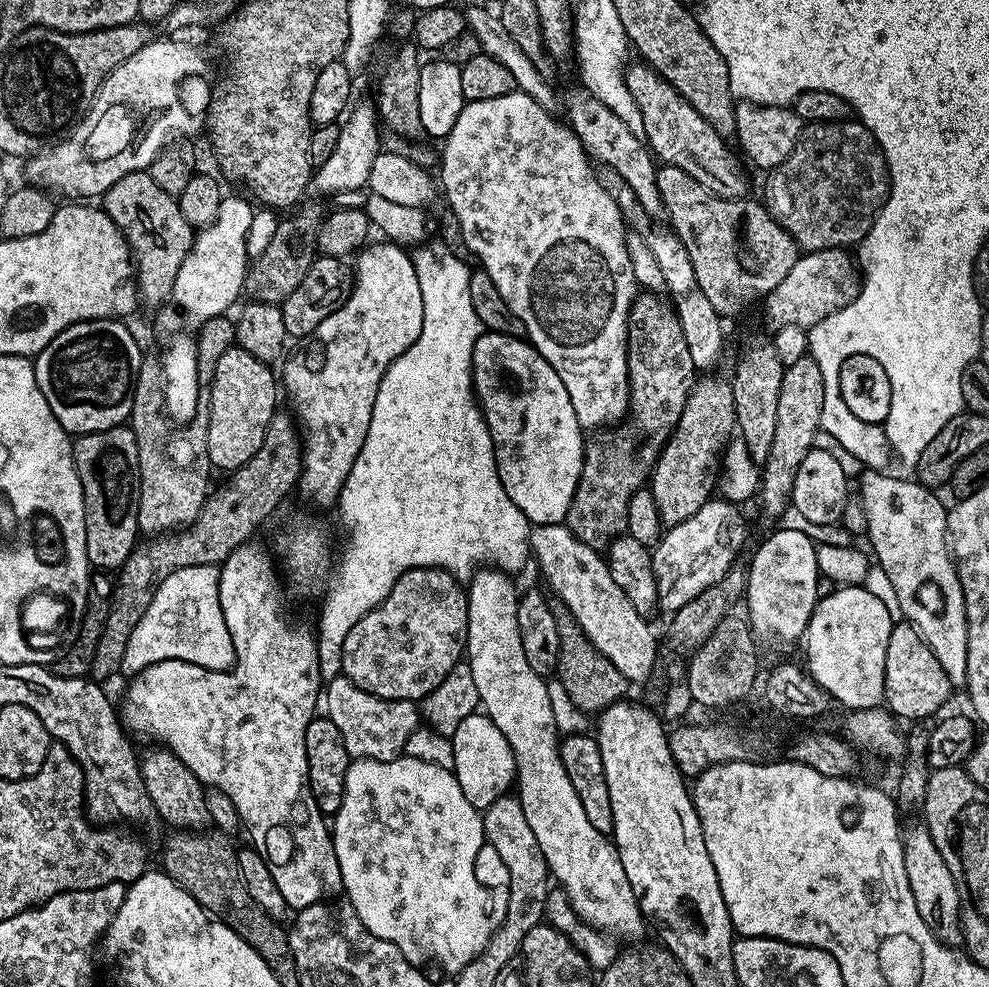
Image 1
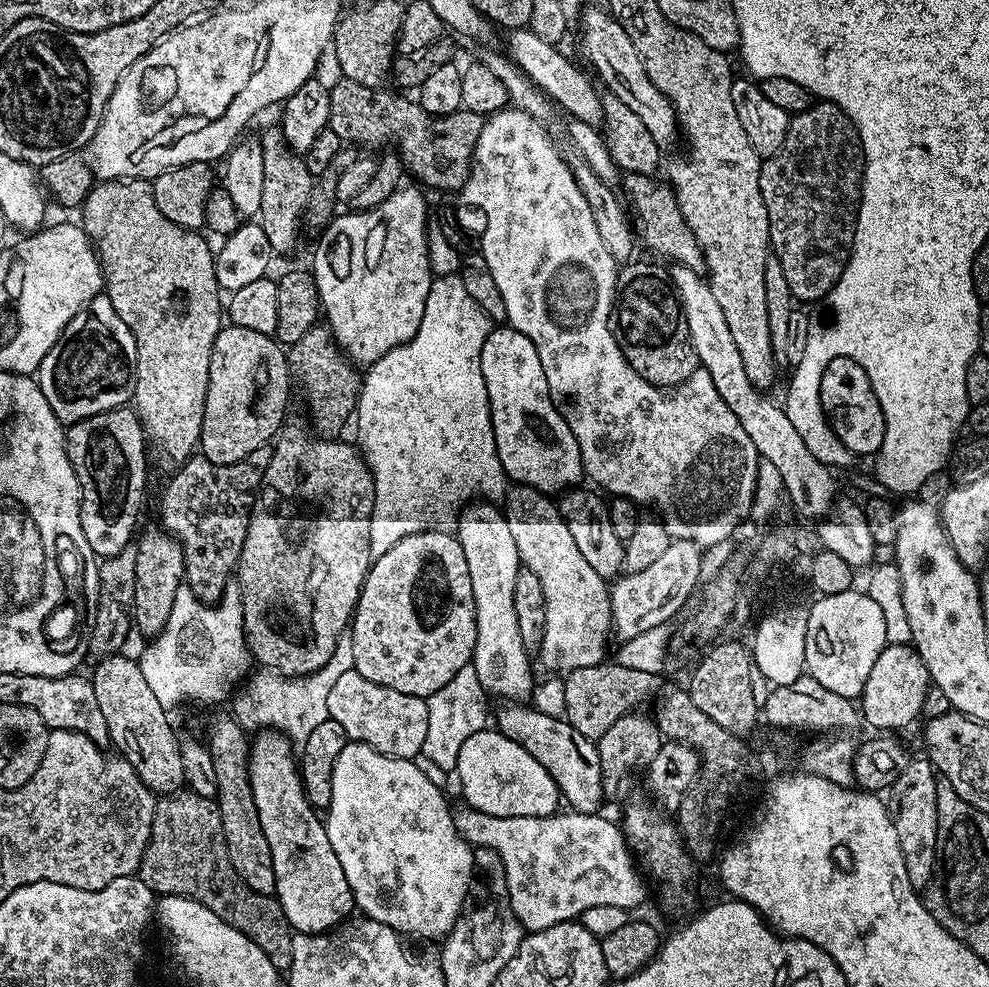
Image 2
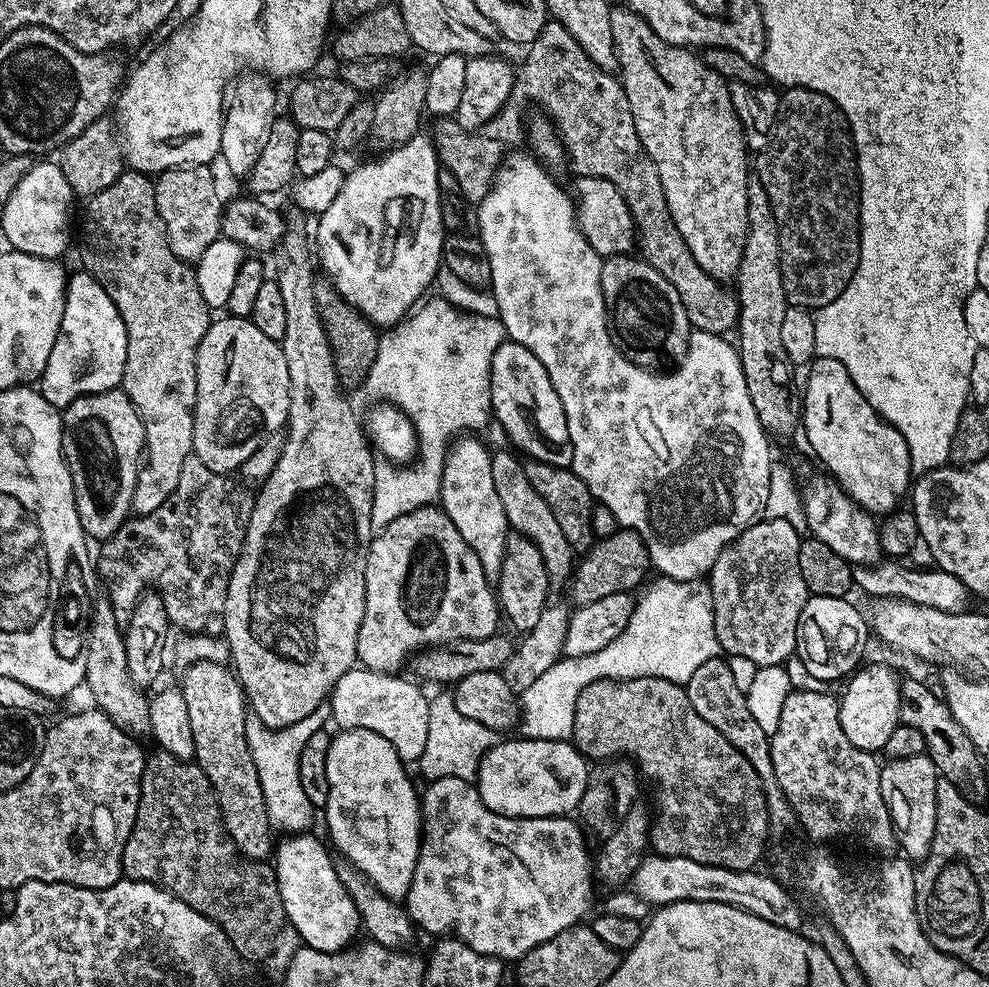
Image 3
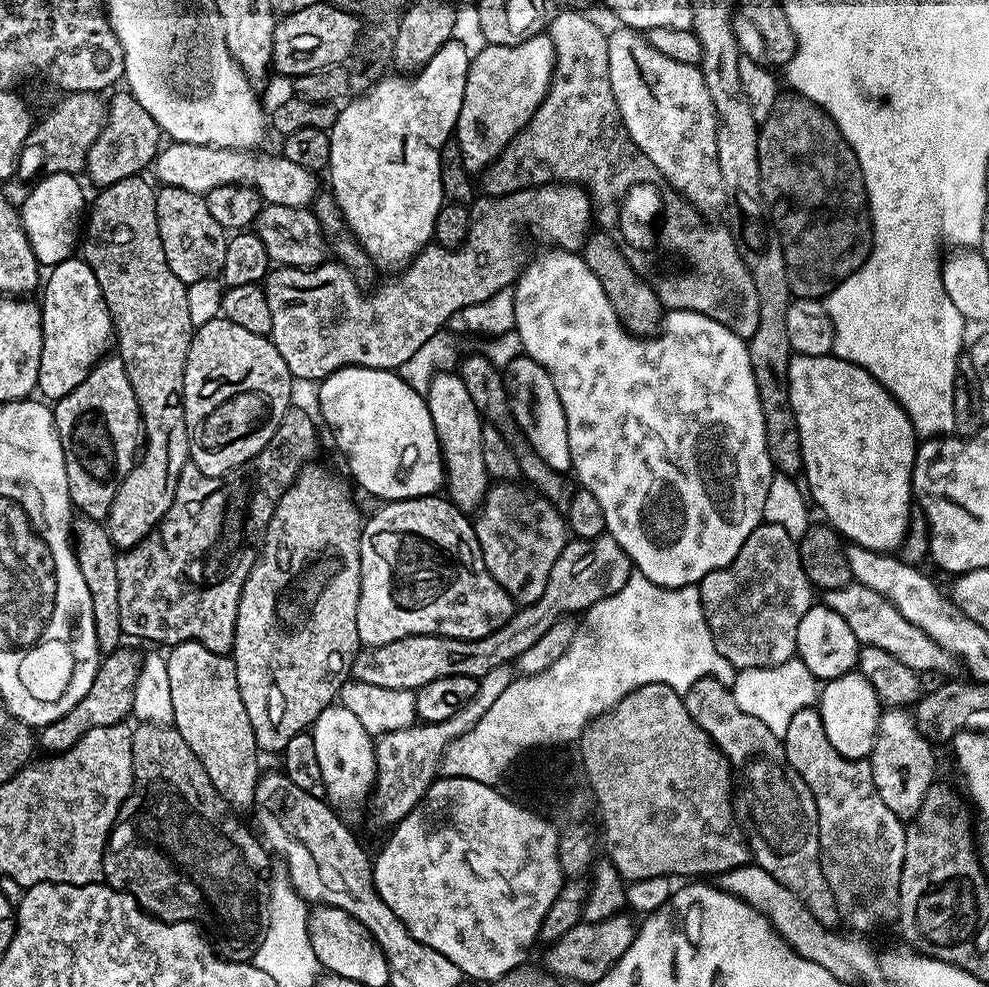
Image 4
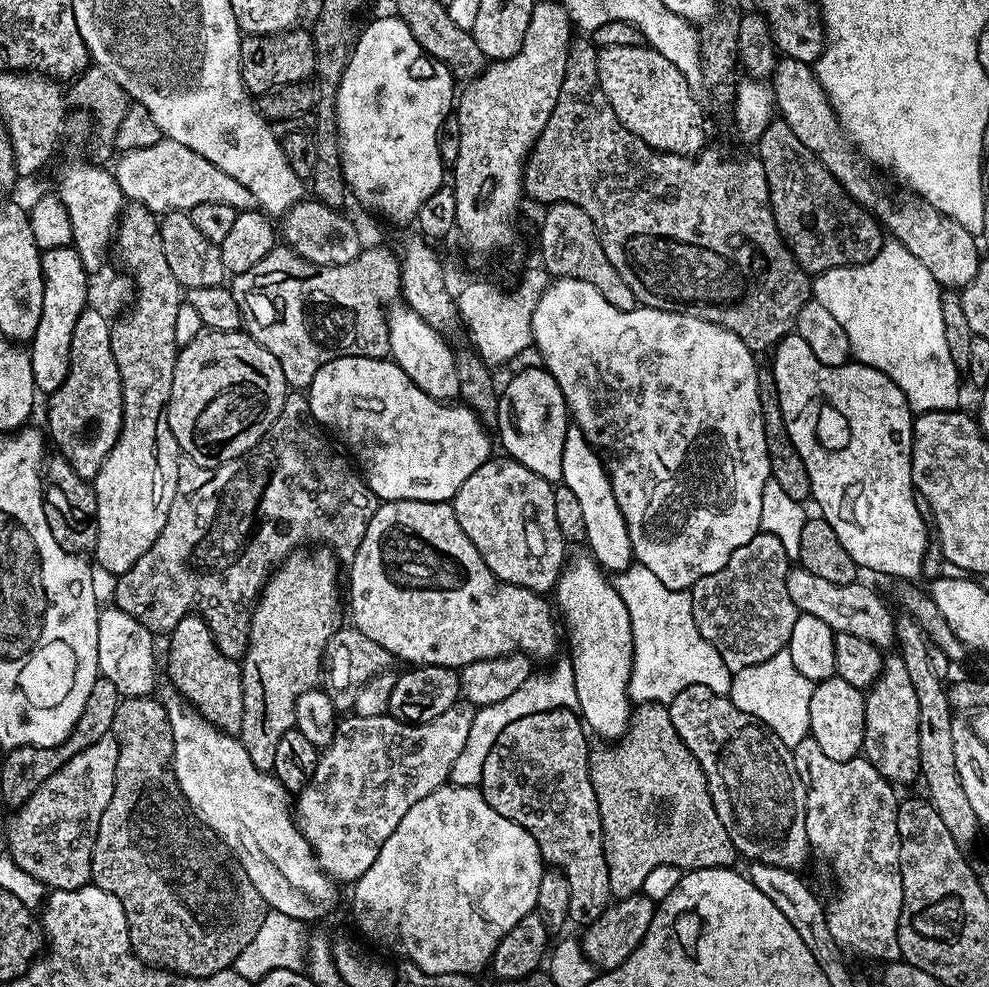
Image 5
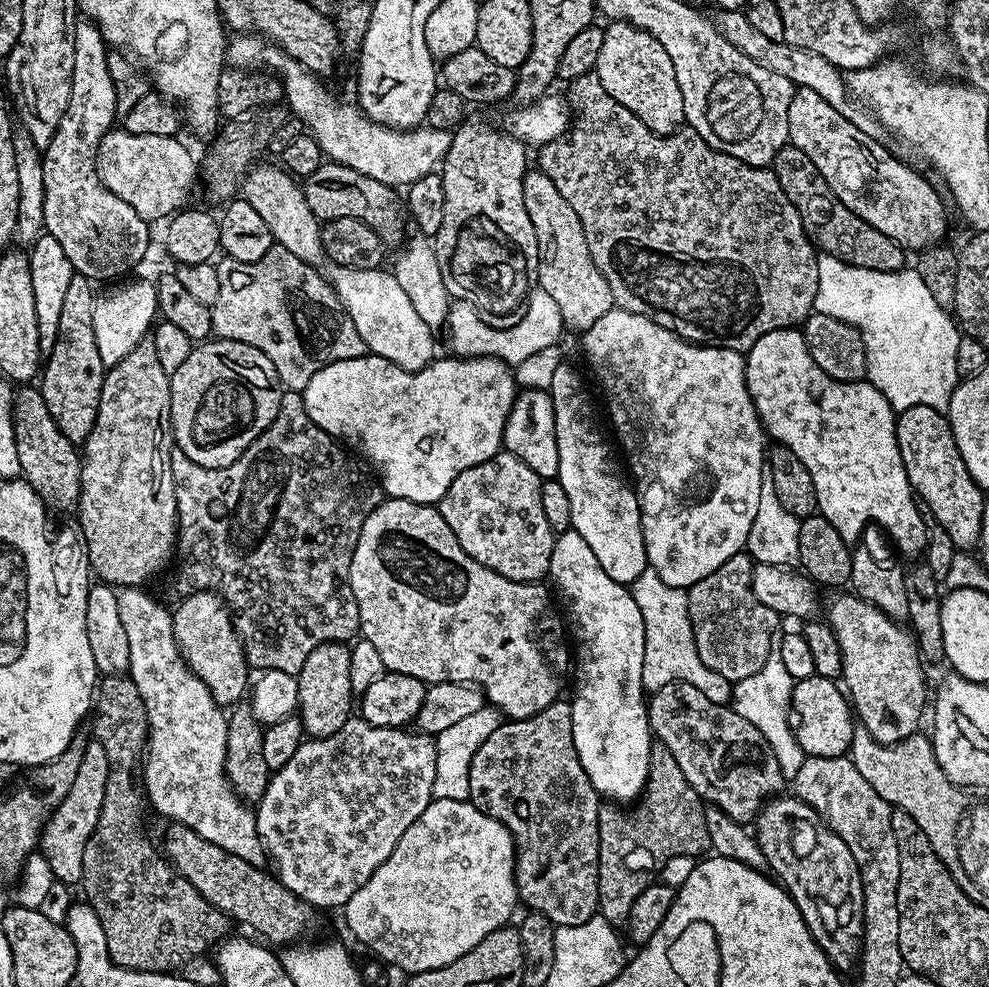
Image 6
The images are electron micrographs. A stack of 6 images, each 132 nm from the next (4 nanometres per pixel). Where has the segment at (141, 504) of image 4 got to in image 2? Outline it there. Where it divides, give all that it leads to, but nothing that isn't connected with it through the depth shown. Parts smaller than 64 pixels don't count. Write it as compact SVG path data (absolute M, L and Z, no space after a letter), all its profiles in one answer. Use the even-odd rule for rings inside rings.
M102 180L93 183L88 197L84 199L83 212L82 227L96 250L100 268L104 272L104 292L114 310L118 310L118 318L122 318L130 334L134 334L134 411L140 418L147 443L154 453L155 467L157 464L165 474L171 474L188 461L200 443L212 347L222 327L222 289L216 277L214 248L200 237L199 231L170 222L170 218L158 210L151 183L146 180Z

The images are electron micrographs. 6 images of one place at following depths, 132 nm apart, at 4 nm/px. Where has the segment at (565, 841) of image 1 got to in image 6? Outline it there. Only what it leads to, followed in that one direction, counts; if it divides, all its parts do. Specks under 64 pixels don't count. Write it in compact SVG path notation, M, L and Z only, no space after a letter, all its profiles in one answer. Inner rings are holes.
M331 262L325 265L322 268L324 279L331 284L337 298L344 303L348 317L354 322L371 355L389 360L391 364L397 364L408 372L416 372L432 363L433 329L428 328L422 318L418 318L418 310L414 310L410 298L406 298L402 286L398 286L391 271L383 267L358 270Z

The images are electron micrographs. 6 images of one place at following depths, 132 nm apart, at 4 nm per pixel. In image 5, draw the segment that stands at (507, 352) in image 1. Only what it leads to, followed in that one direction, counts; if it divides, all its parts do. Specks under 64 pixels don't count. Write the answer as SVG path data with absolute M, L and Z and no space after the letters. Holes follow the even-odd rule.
M543 367L527 368L515 373L498 396L495 431L500 431L500 444L511 459L526 470L534 470L538 478L562 481L562 442L570 426L568 407L558 382Z

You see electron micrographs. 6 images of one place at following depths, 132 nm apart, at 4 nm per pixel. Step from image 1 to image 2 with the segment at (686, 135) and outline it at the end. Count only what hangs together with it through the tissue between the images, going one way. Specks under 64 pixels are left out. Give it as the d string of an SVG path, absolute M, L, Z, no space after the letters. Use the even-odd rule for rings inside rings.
M588 6L578 16L580 40L584 43L584 52L588 55L593 70L600 75L601 82L608 87L607 91L619 98L622 106L630 106L630 110L638 114L639 120L644 123L646 130L650 130L650 138L654 138L656 144L667 146L674 143L676 136L678 140L678 121L672 103L666 98L666 94L662 94L650 82L650 78L646 78L642 58L638 58L638 50L634 50L634 42L630 42L626 30L622 30L622 26L603 7L600 8Z

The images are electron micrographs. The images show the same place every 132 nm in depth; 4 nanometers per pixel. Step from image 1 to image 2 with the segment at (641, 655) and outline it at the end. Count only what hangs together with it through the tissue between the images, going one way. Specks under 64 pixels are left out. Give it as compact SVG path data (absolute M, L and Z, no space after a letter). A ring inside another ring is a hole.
M525 484L509 487L502 504L505 518L510 522L510 531L514 543L518 545L520 563L534 574L538 574L538 583L546 598L546 634L542 636L542 646L538 659L549 668L549 673L570 673L576 668L585 668L601 663L605 659L604 647L612 632L612 598L605 577L598 575L590 567L590 562L582 558L578 545L570 535L570 526L560 516L559 507L551 495L534 490Z

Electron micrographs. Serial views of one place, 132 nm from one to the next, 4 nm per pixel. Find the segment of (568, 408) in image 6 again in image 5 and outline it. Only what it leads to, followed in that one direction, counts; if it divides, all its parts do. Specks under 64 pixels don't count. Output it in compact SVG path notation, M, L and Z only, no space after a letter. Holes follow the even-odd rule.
M569 426L566 442L562 442L562 482L578 497L578 503L582 506L582 519L586 522L586 548L592 559L605 573L625 572L634 563L626 518L622 518L622 510L618 510L618 498L614 498L601 455L582 434L582 430L575 426Z

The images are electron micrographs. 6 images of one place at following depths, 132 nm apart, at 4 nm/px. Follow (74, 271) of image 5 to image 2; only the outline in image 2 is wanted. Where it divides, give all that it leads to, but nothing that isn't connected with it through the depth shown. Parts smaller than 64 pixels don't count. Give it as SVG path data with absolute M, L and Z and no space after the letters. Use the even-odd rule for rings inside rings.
M106 294L93 298L62 330L58 342L42 358L38 383L50 410L67 426L106 410L123 408L136 391L136 343L134 334L118 318L118 310Z

